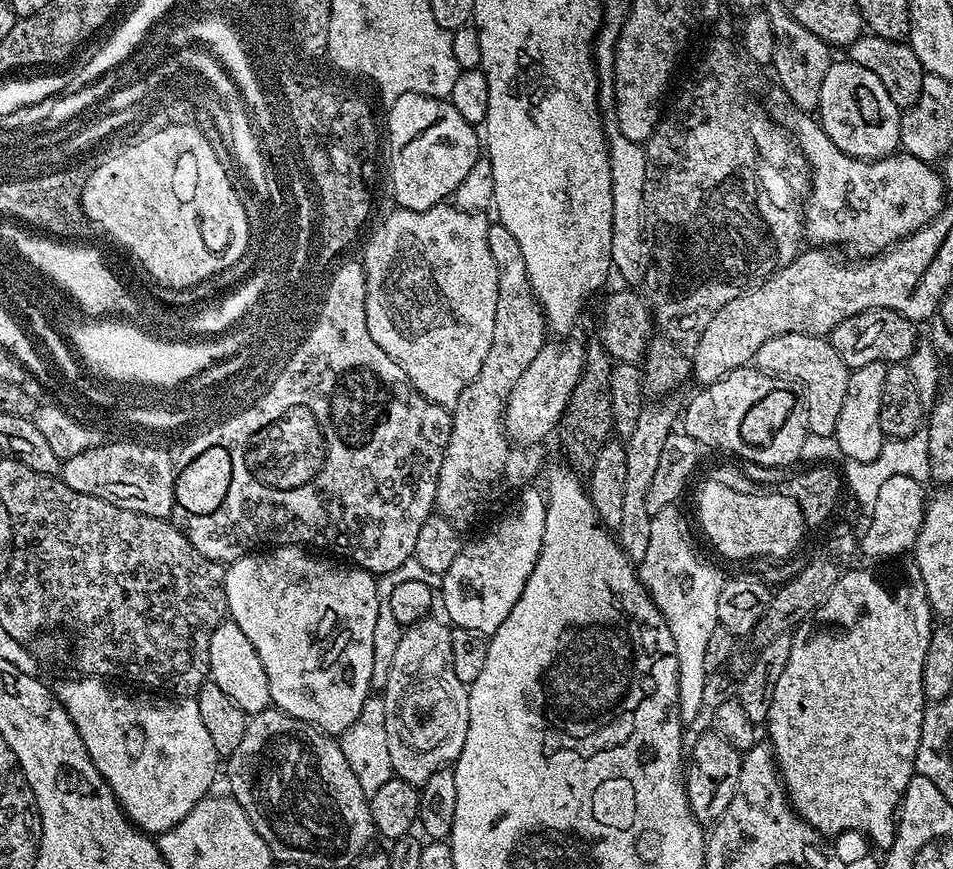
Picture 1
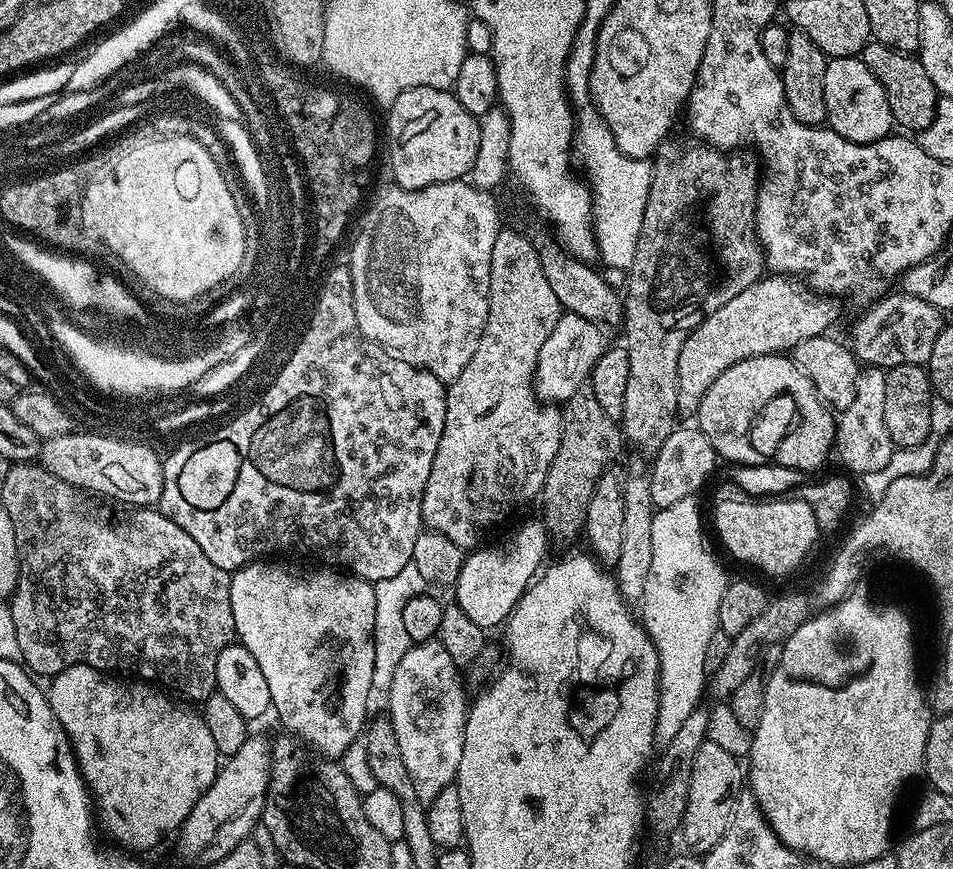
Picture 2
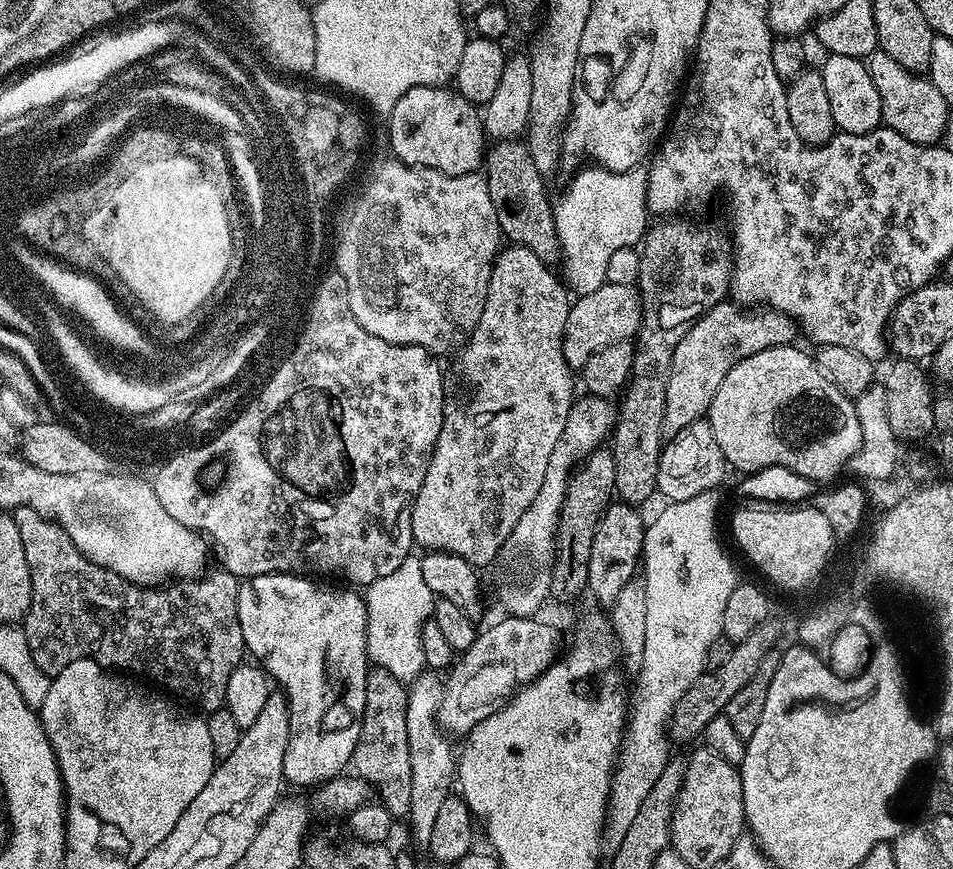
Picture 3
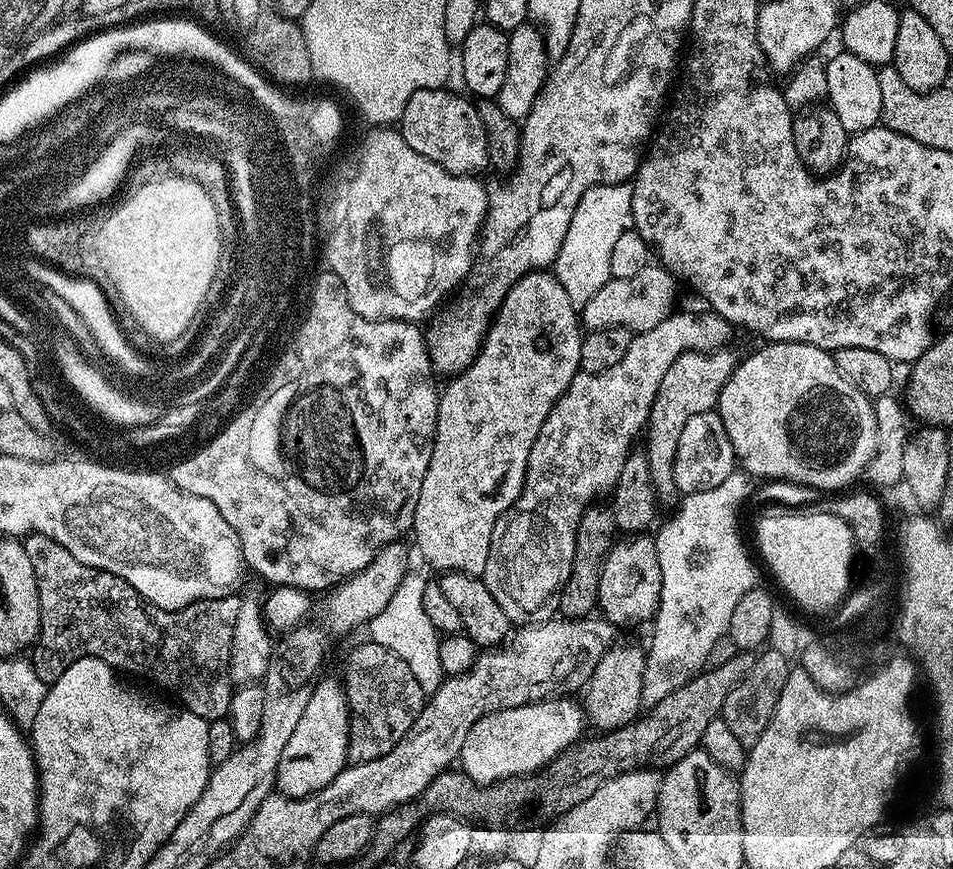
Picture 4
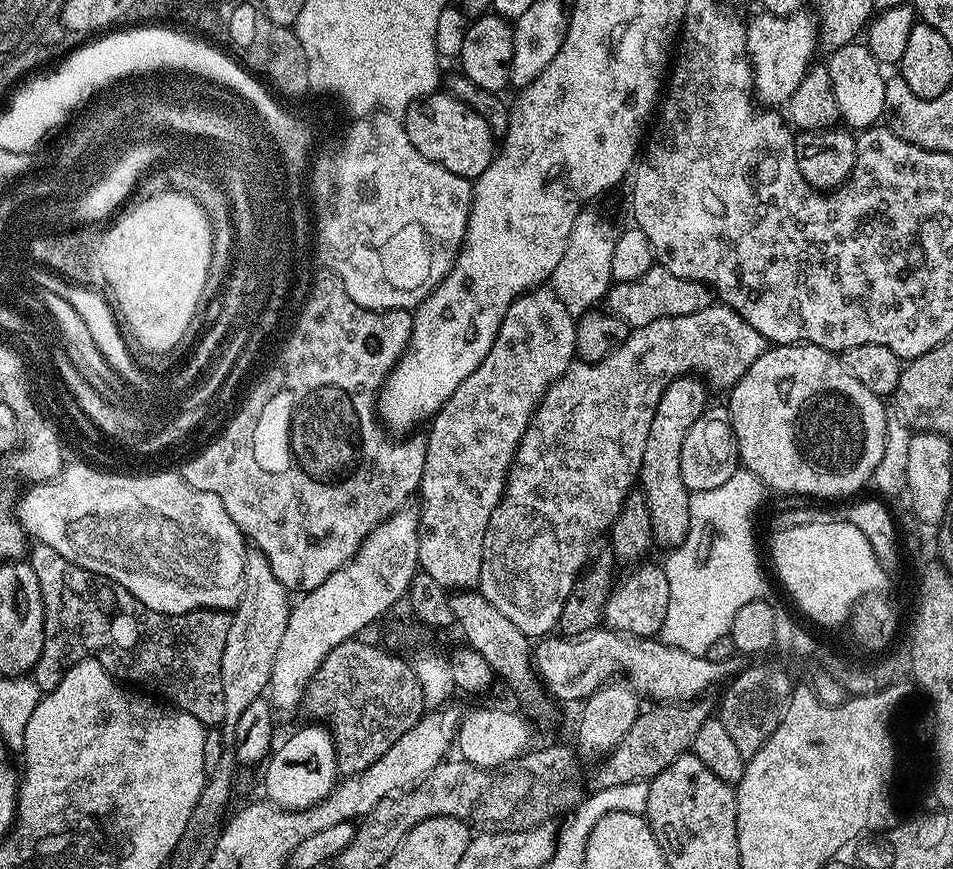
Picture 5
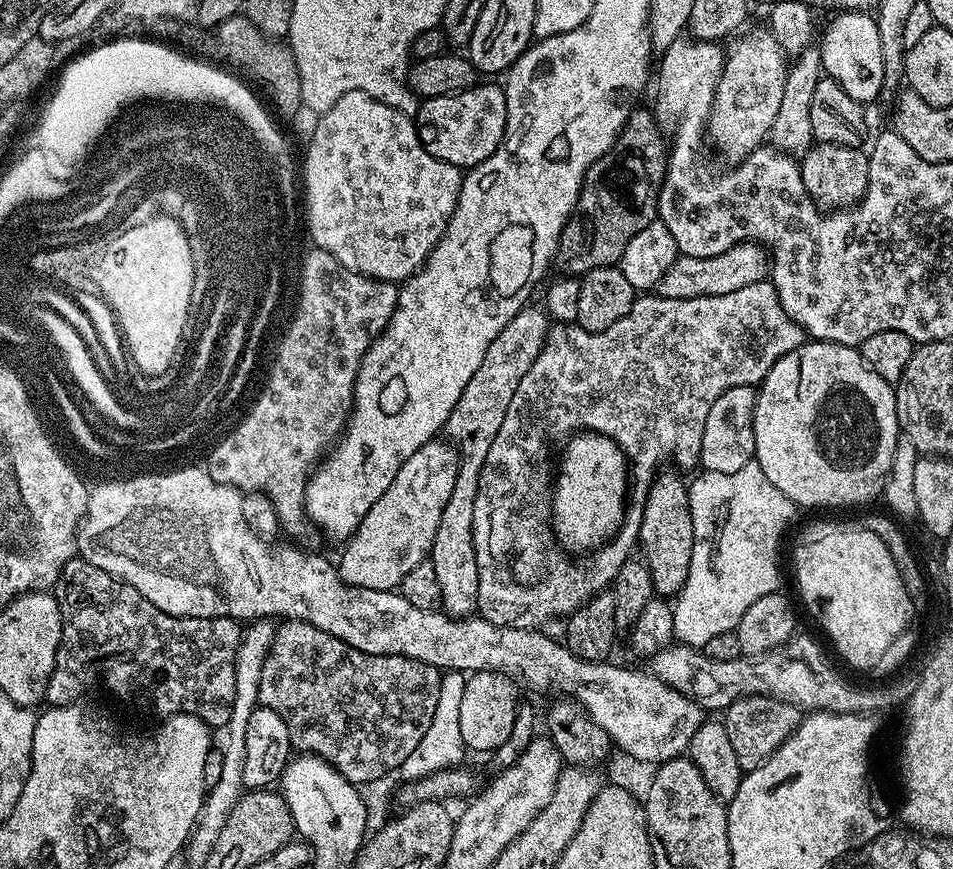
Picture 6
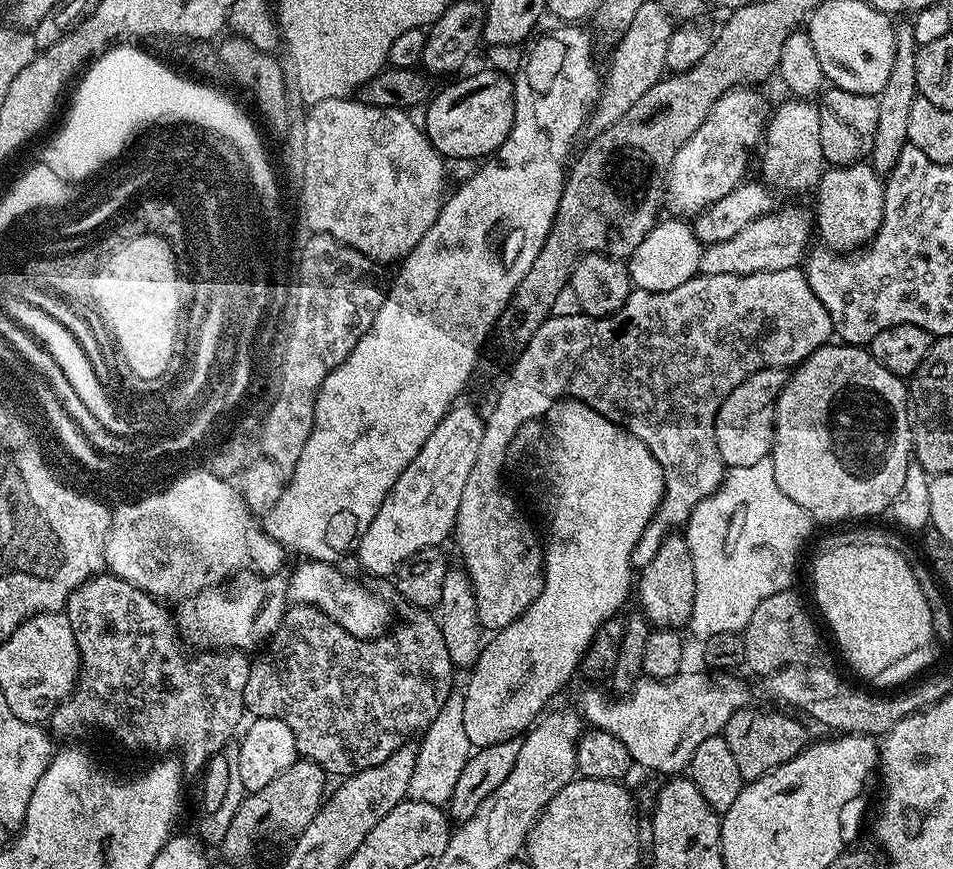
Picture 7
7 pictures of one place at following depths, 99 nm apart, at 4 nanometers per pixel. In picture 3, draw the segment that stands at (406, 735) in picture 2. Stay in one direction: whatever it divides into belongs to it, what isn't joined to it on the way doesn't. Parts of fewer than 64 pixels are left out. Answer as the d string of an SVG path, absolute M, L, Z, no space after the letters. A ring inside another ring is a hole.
M435 671L422 672L409 687L407 700L407 744L410 746L410 806L412 815L412 840L420 846L427 846L434 822L442 810L442 802L453 795L454 777L458 772L458 760L454 748L448 742L449 737L440 728L436 718L438 706L444 693L443 679Z

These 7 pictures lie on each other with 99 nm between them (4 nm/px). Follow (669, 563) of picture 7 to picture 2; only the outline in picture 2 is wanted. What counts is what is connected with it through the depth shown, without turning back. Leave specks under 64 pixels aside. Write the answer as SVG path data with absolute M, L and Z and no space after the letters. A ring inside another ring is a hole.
M784 274L765 275L742 290L742 294L734 294L726 306L718 306L718 310L707 316L686 342L682 342L682 354L678 354L680 412L696 413L714 378L726 374L730 366L746 358L784 354L806 338L825 335L840 316L836 304L839 303L833 297L821 296L799 279Z

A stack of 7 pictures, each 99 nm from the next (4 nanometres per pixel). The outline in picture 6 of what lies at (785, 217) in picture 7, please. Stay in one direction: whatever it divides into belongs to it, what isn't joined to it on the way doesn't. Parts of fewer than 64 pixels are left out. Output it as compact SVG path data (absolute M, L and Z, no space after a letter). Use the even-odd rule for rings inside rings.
M749 242L736 244L722 254L714 254L714 258L690 258L680 256L670 266L658 285L659 295L666 298L689 300L699 296L721 296L734 294L734 290L742 290L744 286L754 286L758 282L768 280L770 276L770 256L759 243Z

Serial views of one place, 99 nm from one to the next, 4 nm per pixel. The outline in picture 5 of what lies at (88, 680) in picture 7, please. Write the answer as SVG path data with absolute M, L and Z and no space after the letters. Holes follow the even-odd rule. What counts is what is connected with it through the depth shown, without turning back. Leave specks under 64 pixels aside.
M39 543L37 547L30 563L34 574L38 574L38 586L44 599L44 646L34 669L34 679L41 693L52 692L73 664L96 657L109 670L116 670L121 664L125 681L145 684L149 693L161 692L165 701L194 714L206 726L223 724L226 706L222 694L222 650L230 630L231 611L199 608L197 612L177 616L158 614L138 602L138 598L118 582L74 566L74 562L59 556L48 544Z

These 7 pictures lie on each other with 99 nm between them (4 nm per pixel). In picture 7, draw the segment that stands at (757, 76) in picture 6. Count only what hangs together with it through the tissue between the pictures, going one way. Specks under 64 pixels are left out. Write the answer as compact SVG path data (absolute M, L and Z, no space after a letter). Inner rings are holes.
M737 86L728 92L722 93L718 102L714 102L712 113L690 134L690 138L674 154L674 162L668 171L666 187L662 192L662 200L673 217L692 218L704 211L714 202L726 198L745 179L744 171L748 168L748 159L752 156L752 147L761 143L766 127L766 117L770 112L770 104L764 101L764 96L752 86Z

